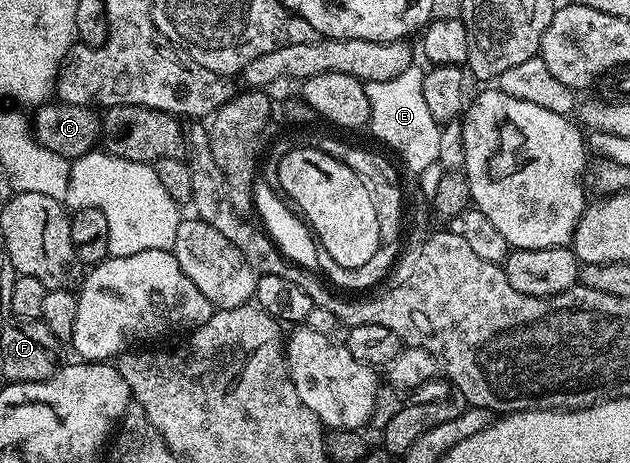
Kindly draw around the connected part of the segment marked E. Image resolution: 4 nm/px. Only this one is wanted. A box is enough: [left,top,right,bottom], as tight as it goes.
[364,64,442,174]

